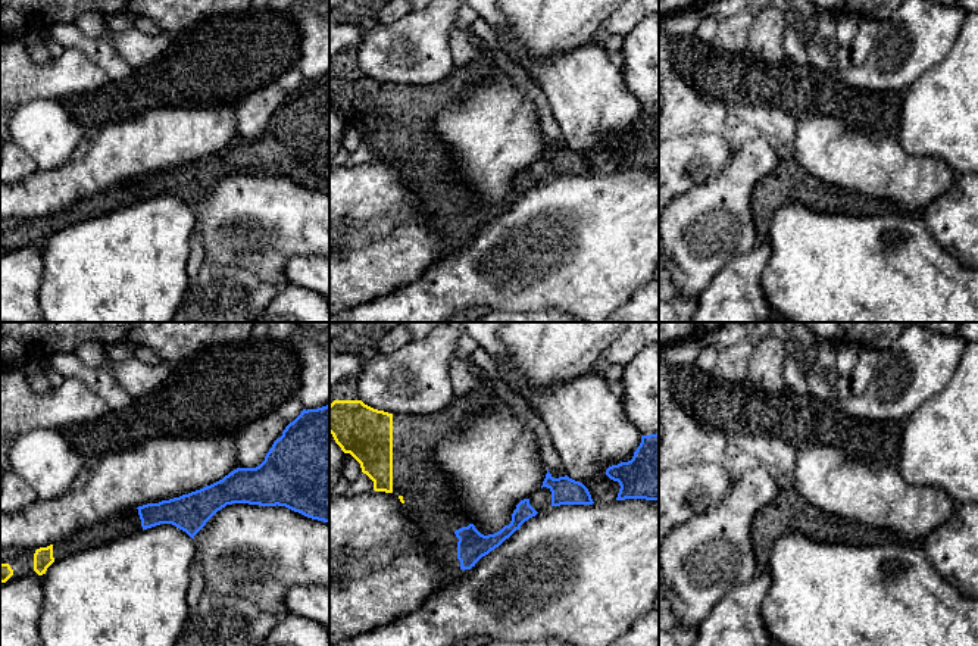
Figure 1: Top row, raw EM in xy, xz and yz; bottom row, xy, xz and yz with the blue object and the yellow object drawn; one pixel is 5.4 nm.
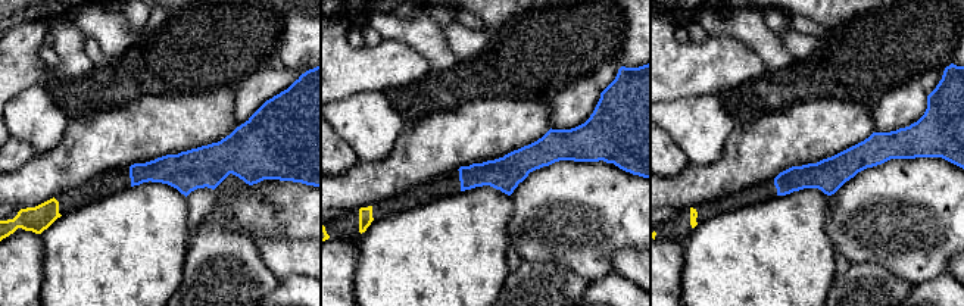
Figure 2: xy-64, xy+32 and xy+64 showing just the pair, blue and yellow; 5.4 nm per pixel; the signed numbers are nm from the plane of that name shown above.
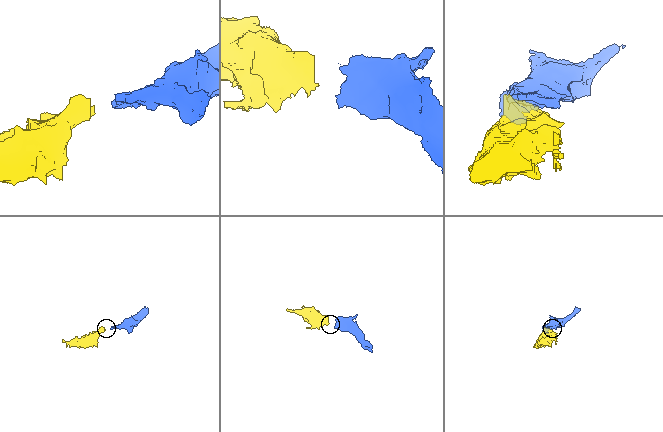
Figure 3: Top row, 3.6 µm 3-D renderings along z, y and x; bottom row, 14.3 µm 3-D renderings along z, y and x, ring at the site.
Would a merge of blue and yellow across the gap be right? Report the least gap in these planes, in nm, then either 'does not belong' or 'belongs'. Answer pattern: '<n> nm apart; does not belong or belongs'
320 nm apart; belongs

